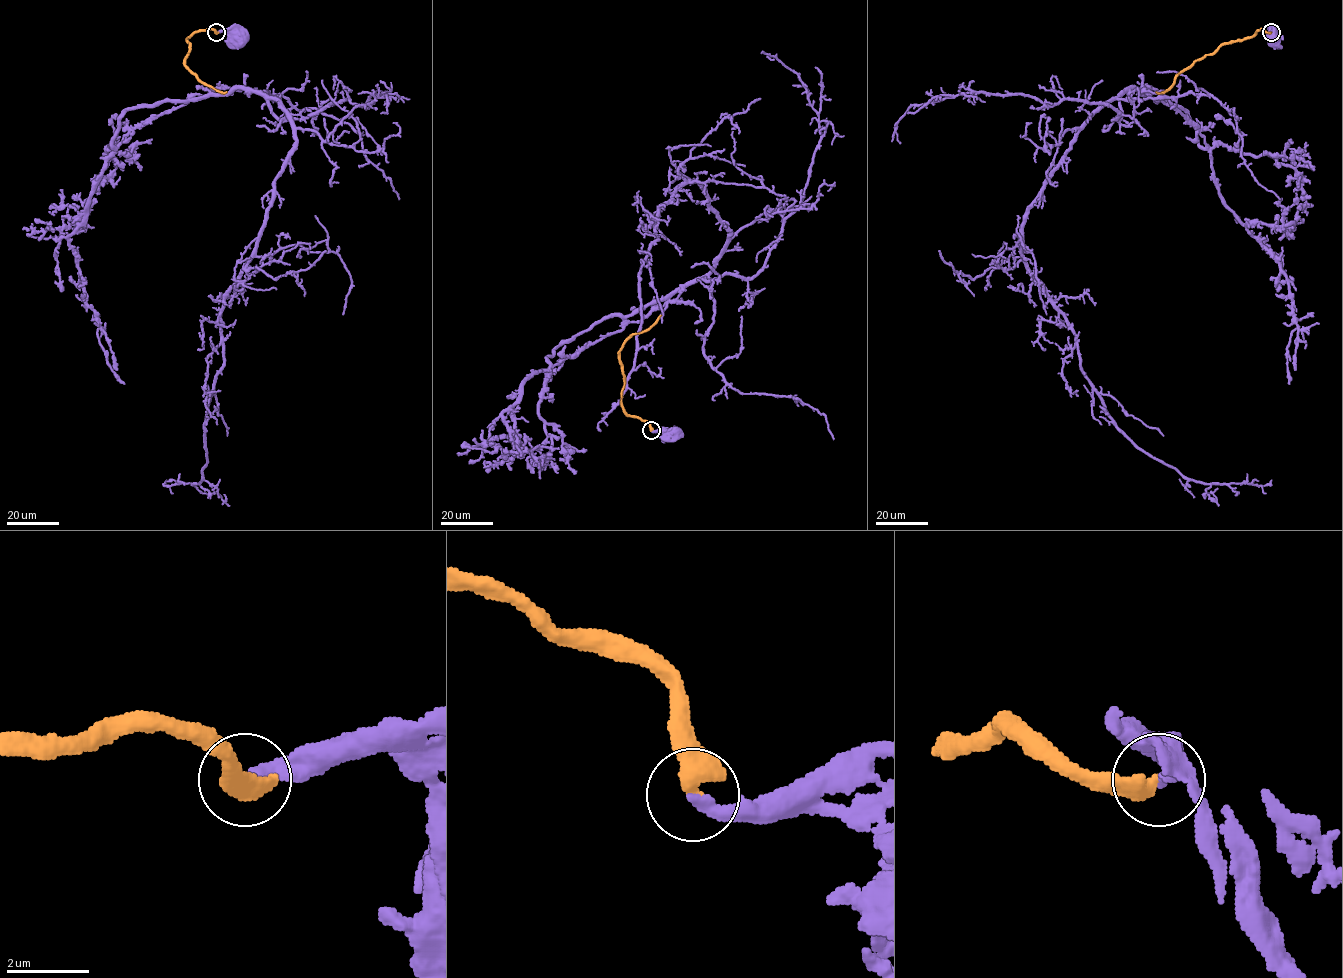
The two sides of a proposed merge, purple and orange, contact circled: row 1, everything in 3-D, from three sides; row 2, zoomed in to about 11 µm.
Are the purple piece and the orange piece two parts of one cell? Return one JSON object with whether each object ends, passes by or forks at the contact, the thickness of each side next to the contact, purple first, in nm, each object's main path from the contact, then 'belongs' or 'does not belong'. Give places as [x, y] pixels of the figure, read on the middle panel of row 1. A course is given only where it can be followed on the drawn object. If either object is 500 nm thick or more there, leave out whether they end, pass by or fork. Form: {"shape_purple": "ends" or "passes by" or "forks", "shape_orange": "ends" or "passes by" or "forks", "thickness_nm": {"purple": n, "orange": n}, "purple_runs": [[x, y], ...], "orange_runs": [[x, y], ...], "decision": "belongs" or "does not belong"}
{"shape_purple": "ends", "shape_orange": "ends", "thickness_nm": {"purple": 340, "orange": 480}, "purple_runs": [[650, 430], [665, 430], [672, 435]], "orange_runs": [[650, 430], [647, 422], [629, 416], [621, 403], [624, 374], [619, 351], [632, 335], [647, 330], [661, 315]], "decision": "belongs"}

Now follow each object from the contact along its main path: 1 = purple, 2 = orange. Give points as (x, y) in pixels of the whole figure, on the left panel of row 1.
1: (216, 32), (231, 30), (237, 35)
2: (216, 32), (212, 29), (195, 32), (187, 39), (189, 51), (185, 64), (201, 81), (222, 93), (226, 91)

